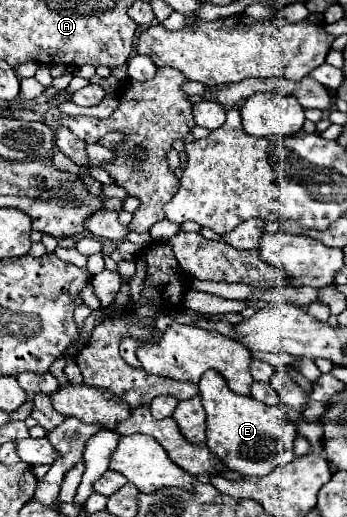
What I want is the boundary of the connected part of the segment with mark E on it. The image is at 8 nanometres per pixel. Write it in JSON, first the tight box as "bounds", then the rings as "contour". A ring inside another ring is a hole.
{"bounds":[199,369,297,477],"contour":[[[213,369],[203,373],[199,381],[199,395],[207,415],[205,445],[227,469],[239,471],[241,475],[265,477],[277,465],[285,465],[295,459],[293,441],[297,439],[297,429],[283,407],[271,407],[249,395],[233,393]]]}

